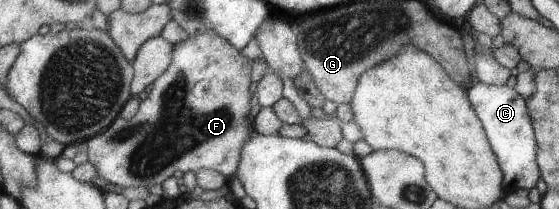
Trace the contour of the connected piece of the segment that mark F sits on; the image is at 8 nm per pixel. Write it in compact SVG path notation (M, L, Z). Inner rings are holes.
M210 31L189 35L186 40L177 42L173 46L171 65L152 83L154 87L146 99L139 104L139 109L136 111L136 114L130 120L123 119L121 115L118 115L117 119L114 120L109 127L106 127L100 134L94 135L83 143L88 160L96 167L98 175L118 187L130 188L142 186L142 188L149 189L153 184L162 184L164 180L173 176L176 170L181 170L185 173L188 171L196 172L200 169L212 169L230 178L236 174L241 162L241 148L256 135L253 126L254 119L249 116L250 108L252 108L252 96L250 96L250 92L248 92L248 90L250 90L250 84L252 84L252 82L250 82L250 59L244 58L244 56L236 50L236 47L229 43L229 40L220 36L219 33Z

